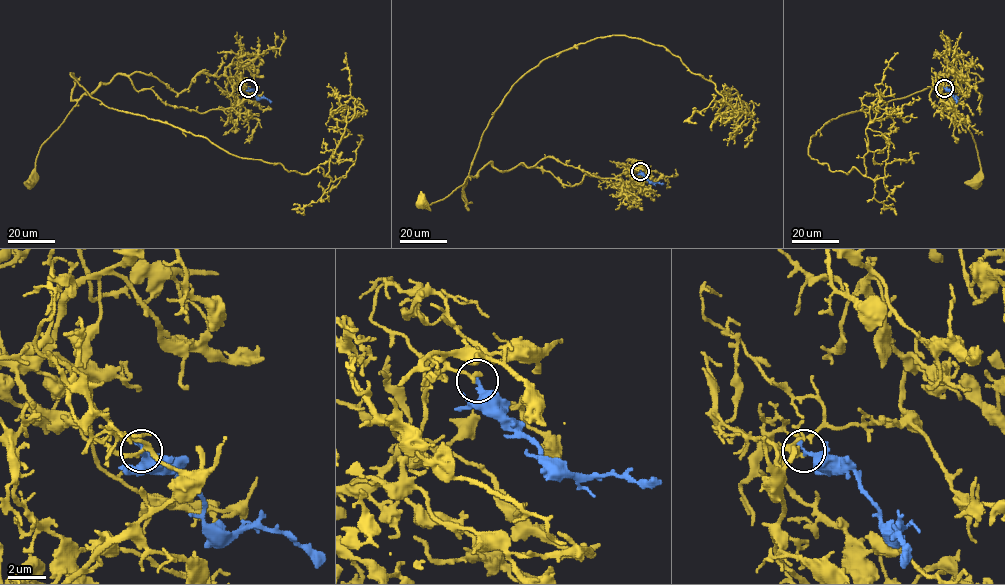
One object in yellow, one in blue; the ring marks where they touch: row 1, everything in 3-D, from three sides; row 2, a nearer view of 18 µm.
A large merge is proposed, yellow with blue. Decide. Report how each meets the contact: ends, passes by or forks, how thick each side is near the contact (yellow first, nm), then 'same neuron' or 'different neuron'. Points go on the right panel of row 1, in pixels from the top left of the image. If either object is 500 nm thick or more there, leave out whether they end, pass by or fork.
yellow passes by; blue ends; calibres 160 and 300 nm; same neuron

